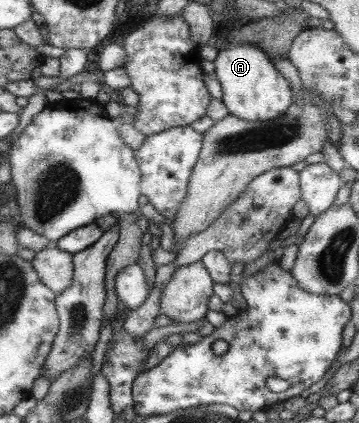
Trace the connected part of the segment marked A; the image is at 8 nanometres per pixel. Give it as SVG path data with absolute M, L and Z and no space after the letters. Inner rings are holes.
M238 43L218 51L213 60L215 75L220 84L220 100L230 116L246 122L266 122L285 114L292 103L288 82L278 72L273 60L258 46Z

